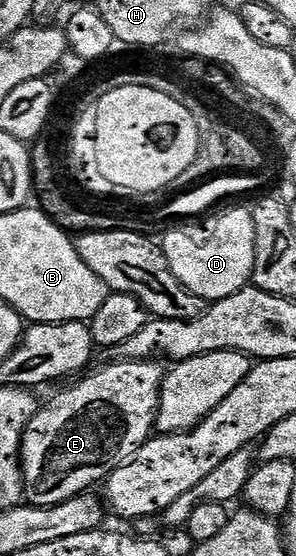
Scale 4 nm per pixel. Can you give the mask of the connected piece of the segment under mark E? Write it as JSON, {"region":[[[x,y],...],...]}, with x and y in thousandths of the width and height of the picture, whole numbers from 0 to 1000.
{"region":[[[530,647],[500,651],[375,651],[345,656],[345,665],[328,665],[318,673],[291,671],[277,687],[250,691],[236,701],[220,701],[209,709],[193,709],[166,725],[142,728],[125,739],[125,746],[111,750],[91,763],[84,782],[71,793],[71,854],[84,865],[84,894],[115,910],[182,910],[213,899],[240,899],[260,888],[280,888],[311,883],[314,872],[351,869],[375,849],[389,849],[416,833],[456,822],[463,809],[486,795],[503,793],[524,773],[530,755],[530,736],[544,725],[544,685],[554,683],[564,671],[561,660],[544,660],[547,653]]]}

